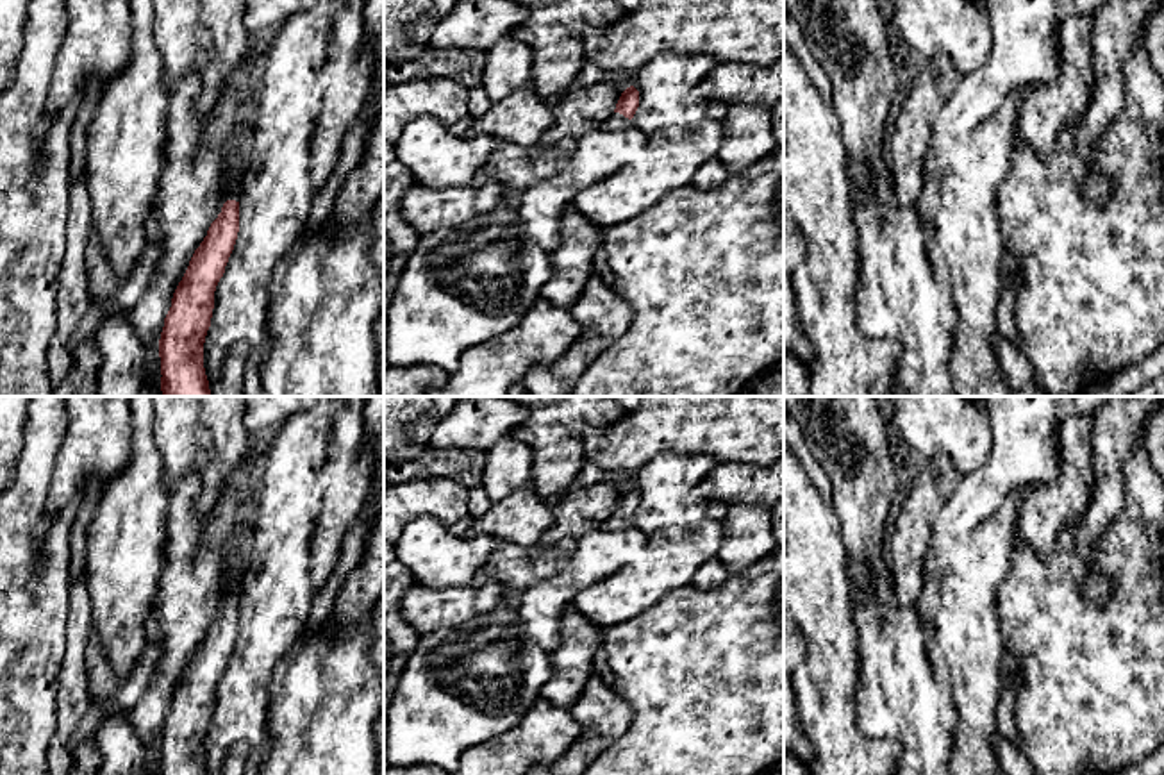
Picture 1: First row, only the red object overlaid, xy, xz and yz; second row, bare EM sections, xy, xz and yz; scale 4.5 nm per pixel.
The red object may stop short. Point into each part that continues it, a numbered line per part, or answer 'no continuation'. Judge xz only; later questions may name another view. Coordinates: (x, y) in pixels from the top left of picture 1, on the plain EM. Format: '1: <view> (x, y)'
1: xz (616, 520)

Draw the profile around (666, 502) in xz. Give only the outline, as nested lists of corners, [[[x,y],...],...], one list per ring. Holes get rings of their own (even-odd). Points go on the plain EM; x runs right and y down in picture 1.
[[[664,452],[653,457],[637,470],[632,484],[639,491],[632,525],[644,534],[666,532],[671,538],[691,532],[707,518],[707,502],[693,491],[718,464],[709,455]]]

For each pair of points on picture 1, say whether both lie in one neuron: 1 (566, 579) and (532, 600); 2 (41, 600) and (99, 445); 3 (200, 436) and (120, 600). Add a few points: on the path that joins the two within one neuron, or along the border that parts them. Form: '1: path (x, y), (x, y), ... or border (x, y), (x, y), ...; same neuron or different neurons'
1: path (557, 588), (541, 600); same neuron
2: border (84, 491), (50, 522); different neurons
3: border (157, 447), (163, 458), (165, 486), (170, 495); different neurons

